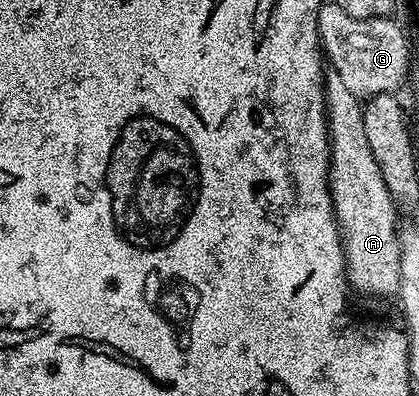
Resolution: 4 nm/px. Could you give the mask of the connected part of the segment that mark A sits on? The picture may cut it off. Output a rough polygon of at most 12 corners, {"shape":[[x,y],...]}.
{"shape":[[324,76],[330,197],[349,287],[398,291],[396,201],[363,101]]}

